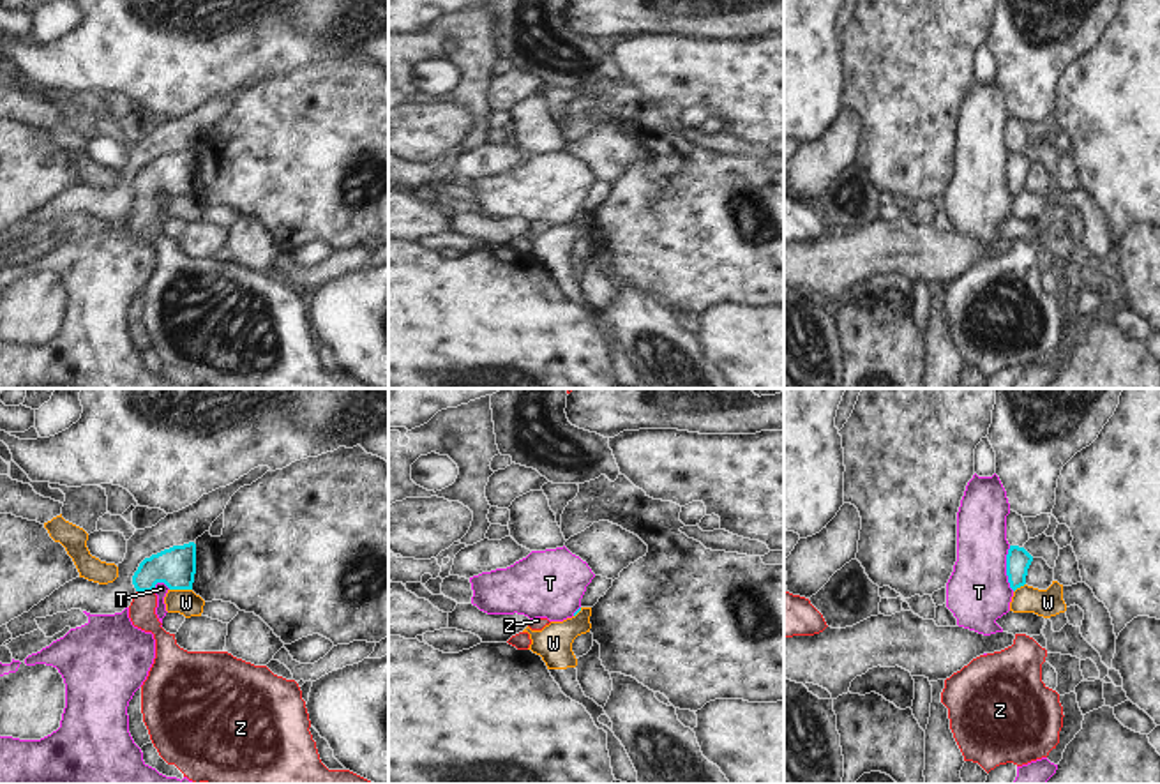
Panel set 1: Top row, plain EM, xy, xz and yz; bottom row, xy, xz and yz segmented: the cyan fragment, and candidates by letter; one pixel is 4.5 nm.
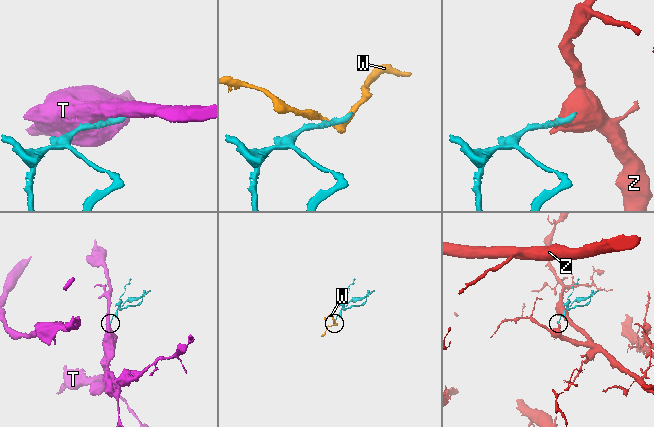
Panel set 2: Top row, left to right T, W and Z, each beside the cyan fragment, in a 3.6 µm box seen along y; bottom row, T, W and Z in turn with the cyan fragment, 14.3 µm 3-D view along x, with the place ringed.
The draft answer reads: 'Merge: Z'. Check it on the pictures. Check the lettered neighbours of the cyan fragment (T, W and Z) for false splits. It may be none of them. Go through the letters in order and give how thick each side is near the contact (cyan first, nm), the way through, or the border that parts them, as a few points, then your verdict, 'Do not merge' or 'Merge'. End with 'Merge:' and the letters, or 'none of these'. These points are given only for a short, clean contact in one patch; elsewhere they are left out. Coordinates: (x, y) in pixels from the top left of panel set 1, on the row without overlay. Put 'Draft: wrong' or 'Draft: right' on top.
Draft: right
T: Thickness 110 nm (cyan) against 280 nm. Boundary: yz (1009, 150), (1007, 186), (1014, 195). Do not merge
W: Thickness 180 nm (cyan) against 120 nm. Boundary: xy (170, 193), (191, 195). Do not merge
Z: Thickness 180 nm (cyan) against 130 nm. Path across: xy (175, 172), (165, 172), (145, 195), (142, 216). Merge
Merge: Z

